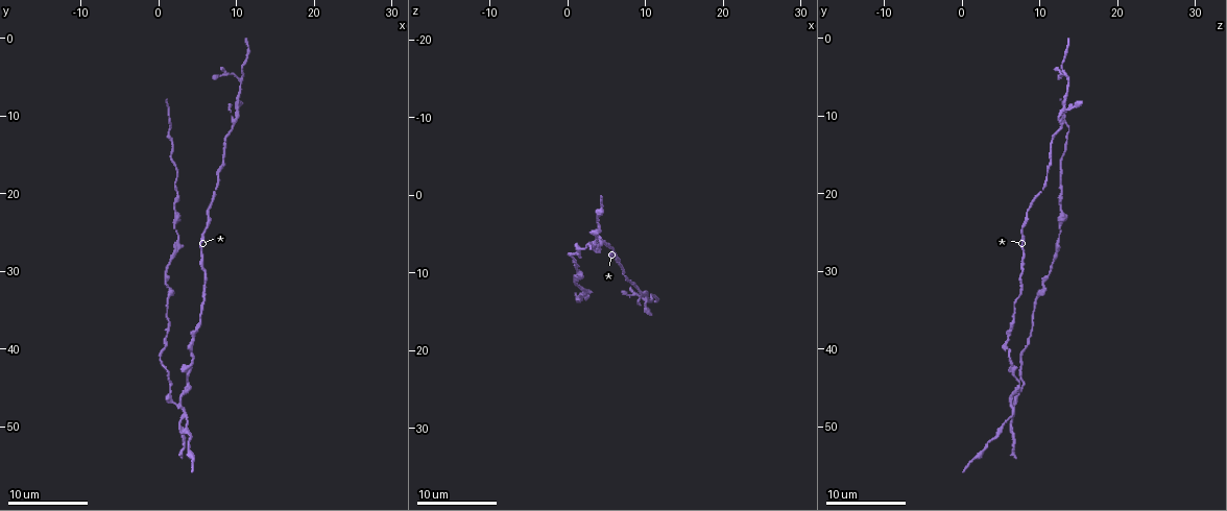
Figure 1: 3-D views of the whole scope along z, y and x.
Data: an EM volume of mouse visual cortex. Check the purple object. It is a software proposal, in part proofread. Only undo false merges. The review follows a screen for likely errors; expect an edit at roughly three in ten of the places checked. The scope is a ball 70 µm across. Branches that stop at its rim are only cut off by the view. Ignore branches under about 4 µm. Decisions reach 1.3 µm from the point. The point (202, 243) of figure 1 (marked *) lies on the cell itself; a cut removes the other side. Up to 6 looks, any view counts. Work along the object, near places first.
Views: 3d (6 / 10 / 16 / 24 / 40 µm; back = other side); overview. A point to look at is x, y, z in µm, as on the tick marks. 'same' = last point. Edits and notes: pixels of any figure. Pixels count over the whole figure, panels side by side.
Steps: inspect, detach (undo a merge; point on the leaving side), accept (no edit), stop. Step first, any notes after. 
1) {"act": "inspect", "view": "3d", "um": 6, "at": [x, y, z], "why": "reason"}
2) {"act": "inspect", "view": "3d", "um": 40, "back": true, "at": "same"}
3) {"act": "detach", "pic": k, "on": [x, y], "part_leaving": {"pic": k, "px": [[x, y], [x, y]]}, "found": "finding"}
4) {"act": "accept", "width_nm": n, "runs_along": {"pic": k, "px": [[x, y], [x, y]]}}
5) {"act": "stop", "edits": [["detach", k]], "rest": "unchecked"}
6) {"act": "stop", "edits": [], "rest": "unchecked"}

{"act": "inspect", "view": "3d", "um": 10, "at": [2.5, 47.5, 6.5]}

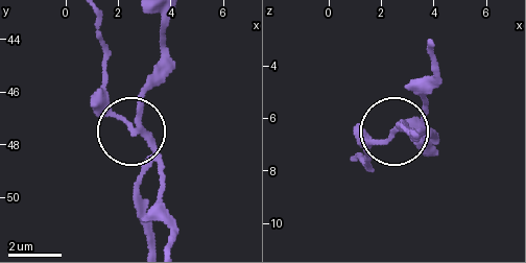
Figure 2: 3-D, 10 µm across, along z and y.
{"act": "detach", "pic": 2, "on": [161, 176], "width_nm": 210, "found": "two cells meet here"}

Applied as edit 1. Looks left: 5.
{"act": "inspect", "view": "3d", "um": 16, "at": [4.5, 38.5, 6.0]}

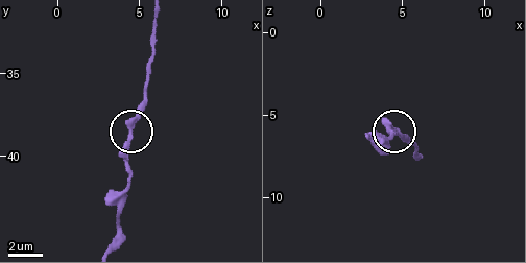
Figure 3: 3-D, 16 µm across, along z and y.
{"act": "accept", "width_nm": 240, "found": "all the same cell"}

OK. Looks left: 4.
{"act": "inspect", "view": "3d", "um": 6, "at": [10.0, 9.0, 13.5], "why": "four-way junction"}

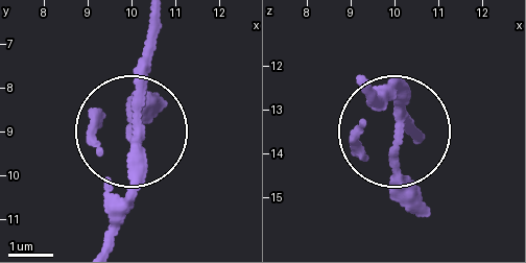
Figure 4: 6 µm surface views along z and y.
{"act": "accept", "runs_along": {"pic": 4, "px": [[108, 241], [142, 118], [142, 43]]}, "found": "continuous, no second cell"}

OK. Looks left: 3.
{"act": "stop", "edits": [["detach", 2]], "rest": "unchecked"}

